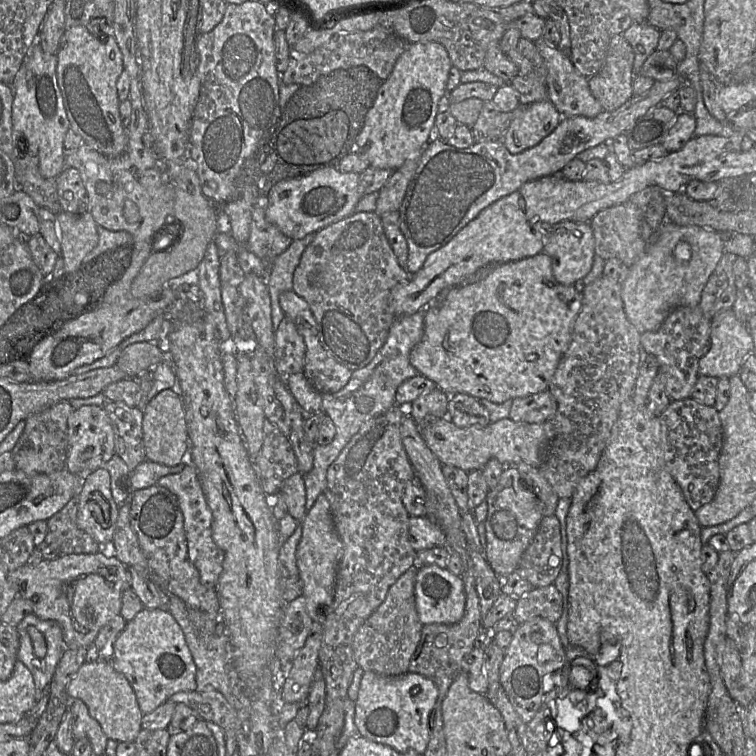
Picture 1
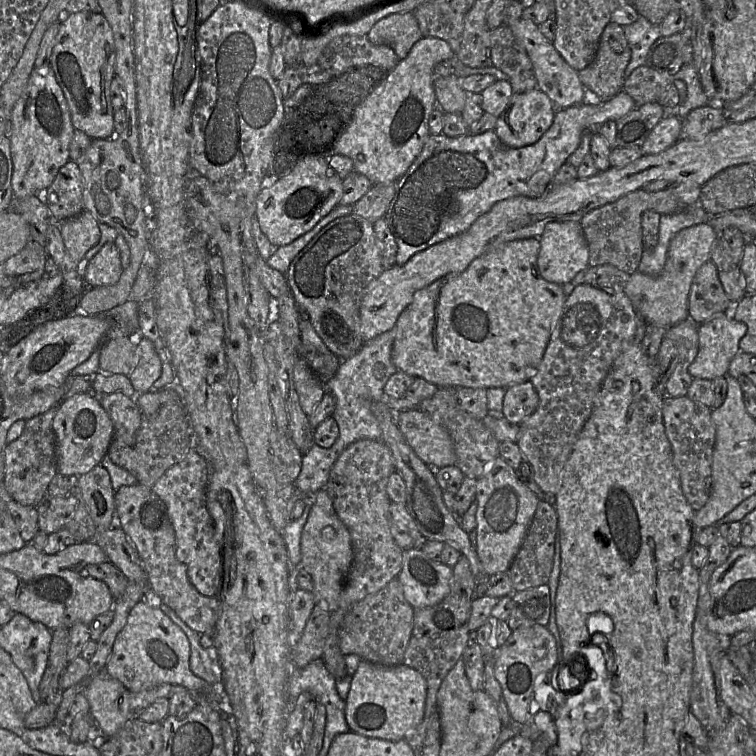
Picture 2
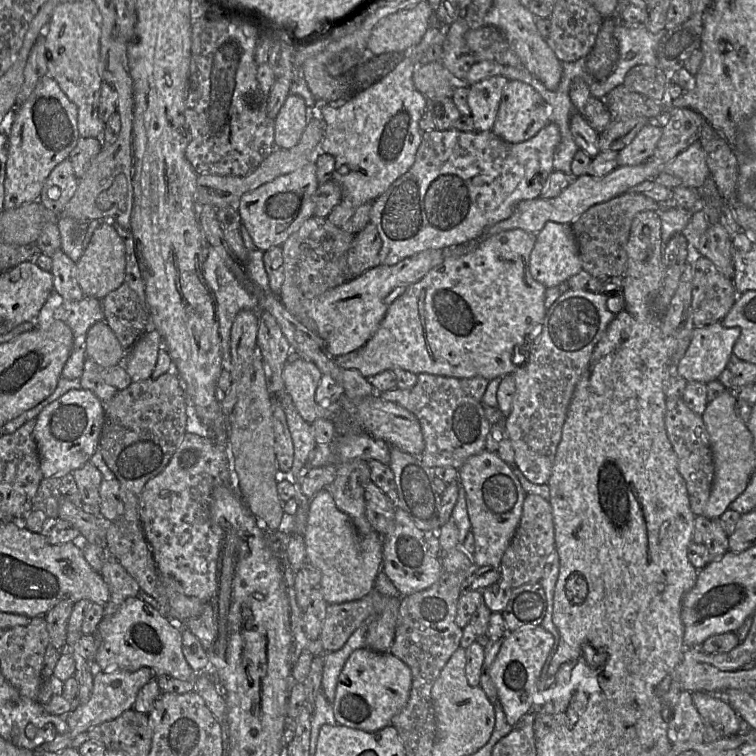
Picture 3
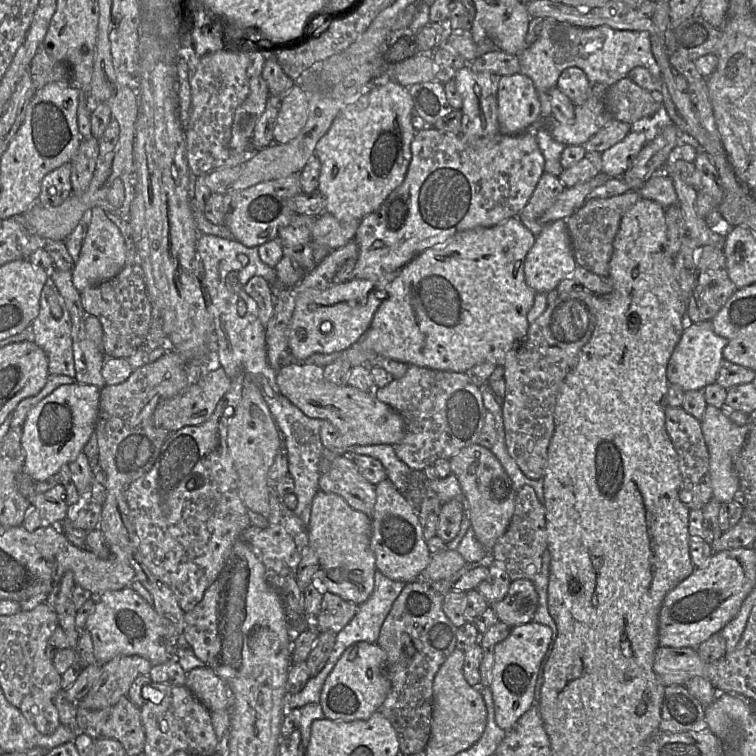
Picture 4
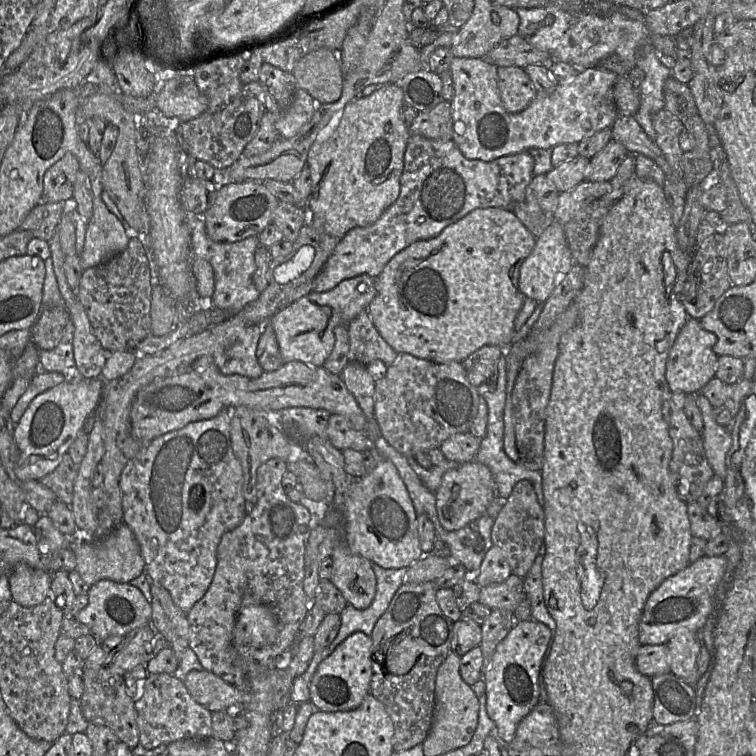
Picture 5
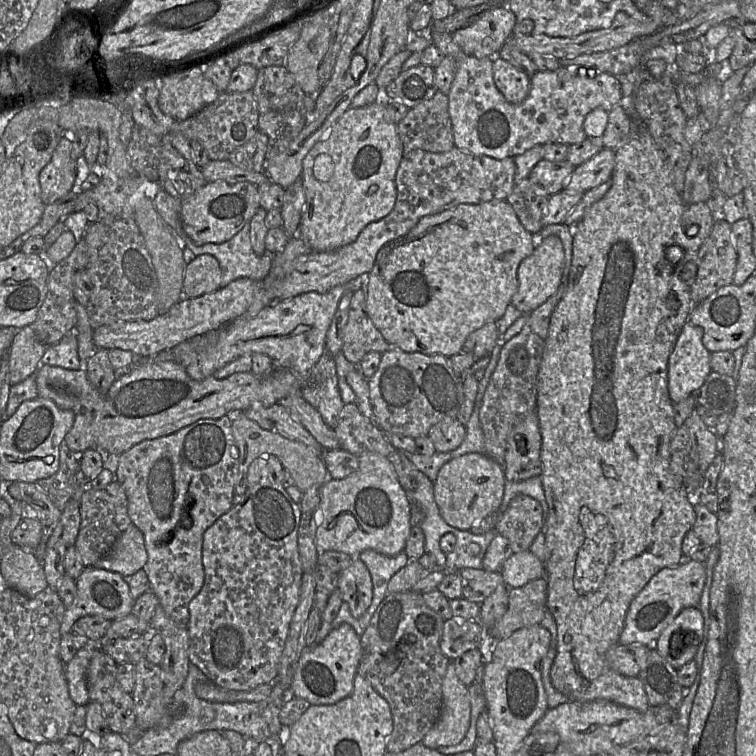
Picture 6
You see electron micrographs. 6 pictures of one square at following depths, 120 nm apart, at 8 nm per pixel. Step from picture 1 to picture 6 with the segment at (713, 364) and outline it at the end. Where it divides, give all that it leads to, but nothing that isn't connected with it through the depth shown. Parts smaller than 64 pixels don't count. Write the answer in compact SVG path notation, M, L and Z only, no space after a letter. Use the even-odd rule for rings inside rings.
M686 322L668 359L668 391L674 404L695 395L712 372L710 353L703 345L703 329Z

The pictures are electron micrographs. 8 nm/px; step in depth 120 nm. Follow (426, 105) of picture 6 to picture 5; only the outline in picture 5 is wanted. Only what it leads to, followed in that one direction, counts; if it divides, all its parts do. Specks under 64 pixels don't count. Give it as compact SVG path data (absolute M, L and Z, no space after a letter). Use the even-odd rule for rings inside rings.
M442 100L433 109L419 112L410 124L410 136L432 140L452 140L453 121L450 102Z

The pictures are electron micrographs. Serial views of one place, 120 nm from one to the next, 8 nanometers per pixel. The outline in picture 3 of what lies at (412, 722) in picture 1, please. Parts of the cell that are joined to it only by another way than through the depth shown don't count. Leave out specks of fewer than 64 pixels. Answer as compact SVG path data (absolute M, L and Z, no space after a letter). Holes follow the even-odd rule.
M359 648L351 653L339 675L332 707L339 725L376 732L392 725L392 718L407 704L412 673L407 664L391 653Z

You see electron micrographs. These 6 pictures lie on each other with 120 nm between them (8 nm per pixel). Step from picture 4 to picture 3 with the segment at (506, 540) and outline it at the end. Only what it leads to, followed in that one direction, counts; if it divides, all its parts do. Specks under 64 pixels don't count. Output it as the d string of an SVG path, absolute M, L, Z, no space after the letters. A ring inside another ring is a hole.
M527 494L519 525L505 550L499 571L501 579L511 588L539 583L544 575L548 557L555 549L554 524L550 503L538 495Z

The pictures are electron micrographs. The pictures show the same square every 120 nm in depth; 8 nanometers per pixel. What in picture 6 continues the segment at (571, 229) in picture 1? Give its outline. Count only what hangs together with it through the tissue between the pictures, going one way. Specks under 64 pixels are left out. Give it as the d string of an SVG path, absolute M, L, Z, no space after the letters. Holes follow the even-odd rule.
M555 235L537 240L534 252L524 259L518 267L518 289L510 304L522 314L534 311L557 292L562 283L563 268L564 250L561 240Z

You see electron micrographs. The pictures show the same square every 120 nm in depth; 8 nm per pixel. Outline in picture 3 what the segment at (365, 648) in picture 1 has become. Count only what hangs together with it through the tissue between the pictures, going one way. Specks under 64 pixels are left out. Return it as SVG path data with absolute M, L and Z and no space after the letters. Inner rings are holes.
M372 589L365 597L359 600L339 604L328 604L319 637L323 648L326 652L334 652L341 649L352 633L360 625L365 623L367 625L365 636L366 648L377 653L390 653L395 639L400 604L401 596L386 596L375 589Z

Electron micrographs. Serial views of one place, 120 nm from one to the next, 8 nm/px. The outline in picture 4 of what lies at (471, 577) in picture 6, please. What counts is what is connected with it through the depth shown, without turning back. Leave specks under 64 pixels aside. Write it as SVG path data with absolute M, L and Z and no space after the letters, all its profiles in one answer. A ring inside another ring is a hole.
M518 579L511 581L507 595L490 605L499 620L514 627L533 621L539 597L532 581Z

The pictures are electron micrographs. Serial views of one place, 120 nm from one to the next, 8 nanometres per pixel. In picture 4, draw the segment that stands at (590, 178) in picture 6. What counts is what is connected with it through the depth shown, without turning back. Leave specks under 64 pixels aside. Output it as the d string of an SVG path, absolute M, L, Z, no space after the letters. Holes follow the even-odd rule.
M631 131L622 141L601 153L601 173L620 178L647 143L643 131Z

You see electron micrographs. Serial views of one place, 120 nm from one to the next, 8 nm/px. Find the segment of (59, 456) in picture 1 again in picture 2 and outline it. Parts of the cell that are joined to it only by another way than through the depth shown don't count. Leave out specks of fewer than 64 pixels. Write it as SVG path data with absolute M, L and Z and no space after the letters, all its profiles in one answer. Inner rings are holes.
M58 405L28 420L22 434L8 443L3 452L5 470L2 485L11 498L21 505L37 506L57 471L57 441L53 430L53 419Z

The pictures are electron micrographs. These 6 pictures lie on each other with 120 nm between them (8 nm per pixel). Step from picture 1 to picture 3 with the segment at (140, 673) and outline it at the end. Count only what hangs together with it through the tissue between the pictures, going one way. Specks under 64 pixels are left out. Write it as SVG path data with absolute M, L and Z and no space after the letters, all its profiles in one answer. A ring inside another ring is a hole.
M140 597L127 598L112 617L103 616L96 631L100 635L100 644L95 660L101 670L135 671L141 667L148 667L155 675L166 674L188 681L193 684L193 691L202 697L218 724L227 724L226 702L218 677L214 677L212 682L205 675L197 675L197 672L191 669L182 652L181 632Z

